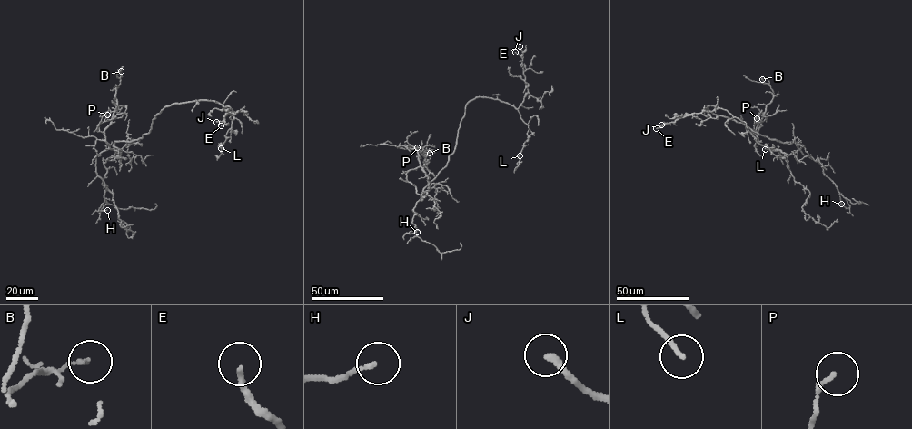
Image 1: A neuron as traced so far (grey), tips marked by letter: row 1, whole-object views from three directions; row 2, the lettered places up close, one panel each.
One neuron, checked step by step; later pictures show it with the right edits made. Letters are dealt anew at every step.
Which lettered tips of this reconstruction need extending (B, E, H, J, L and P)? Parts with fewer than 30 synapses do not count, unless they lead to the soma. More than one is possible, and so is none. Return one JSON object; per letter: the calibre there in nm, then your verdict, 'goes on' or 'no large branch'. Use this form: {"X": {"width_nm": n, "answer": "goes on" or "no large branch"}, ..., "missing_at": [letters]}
{"B": {"width_nm": 140, "answer": "no large branch"}, "E": {"width_nm": 200, "answer": "goes on"}, "H": {"width_nm": 160, "answer": "no large branch"}, "J": {"width_nm": 200, "answer": "goes on"}, "L": {"width_nm": 150, "answer": "no large branch"}, "P": {"width_nm": 110, "answer": "no large branch"}, "missing_at": ["E", "J"]}

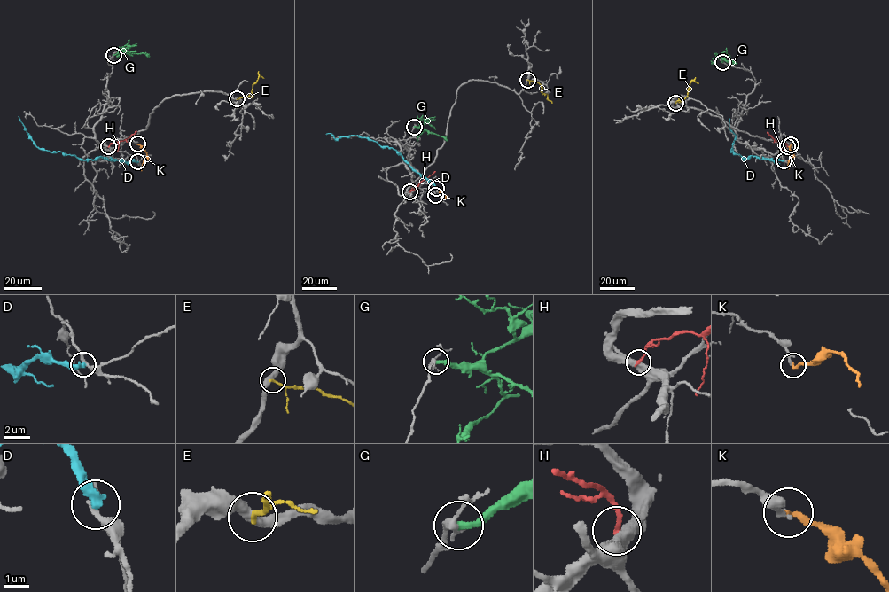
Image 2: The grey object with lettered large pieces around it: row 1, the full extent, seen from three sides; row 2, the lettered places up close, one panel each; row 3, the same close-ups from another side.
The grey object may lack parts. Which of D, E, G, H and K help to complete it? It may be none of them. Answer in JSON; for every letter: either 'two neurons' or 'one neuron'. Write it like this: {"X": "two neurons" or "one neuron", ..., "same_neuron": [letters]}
{"D": "two neurons", "E": "two neurons", "G": "two neurons", "H": "two neurons", "K": "two neurons", "same_neuron": []}

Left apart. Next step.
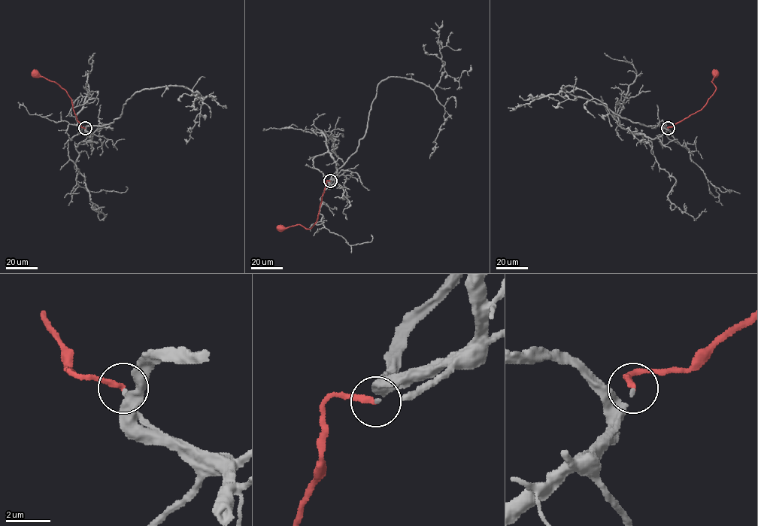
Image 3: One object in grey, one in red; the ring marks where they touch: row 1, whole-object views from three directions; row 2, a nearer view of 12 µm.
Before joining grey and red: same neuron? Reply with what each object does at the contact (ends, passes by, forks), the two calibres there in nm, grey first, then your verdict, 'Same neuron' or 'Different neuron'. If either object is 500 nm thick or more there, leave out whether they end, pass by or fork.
At the ring grey ends. At the ring red ends. Thickness 140 nm (grey) against 240 nm. Same neuron

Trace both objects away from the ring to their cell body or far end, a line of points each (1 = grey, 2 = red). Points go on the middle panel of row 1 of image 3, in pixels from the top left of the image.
1: (329, 180), (356, 150), (366, 132), (377, 85), (391, 77), (429, 86), (444, 108), (445, 121), (430, 159)
2: (329, 180), (326, 181), (316, 221), (310, 228), (305, 229), (300, 225), (280, 229)

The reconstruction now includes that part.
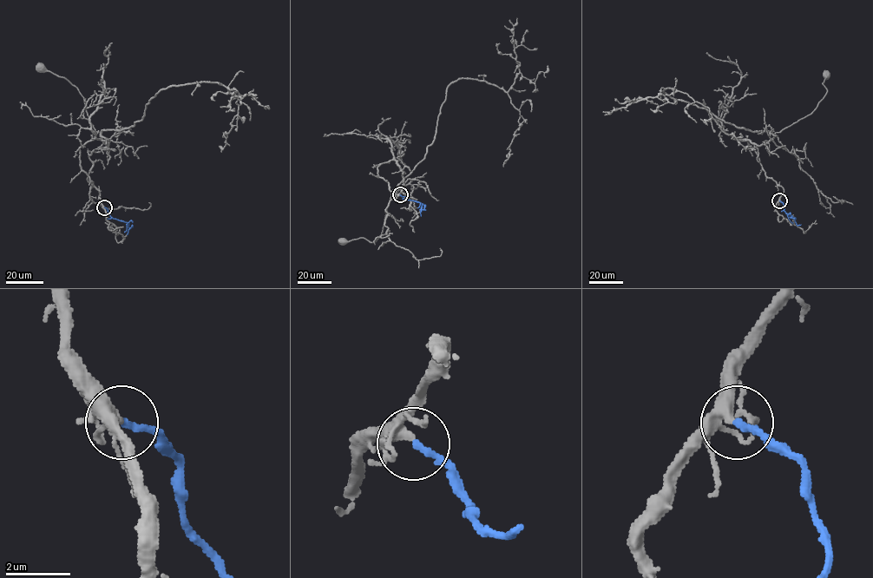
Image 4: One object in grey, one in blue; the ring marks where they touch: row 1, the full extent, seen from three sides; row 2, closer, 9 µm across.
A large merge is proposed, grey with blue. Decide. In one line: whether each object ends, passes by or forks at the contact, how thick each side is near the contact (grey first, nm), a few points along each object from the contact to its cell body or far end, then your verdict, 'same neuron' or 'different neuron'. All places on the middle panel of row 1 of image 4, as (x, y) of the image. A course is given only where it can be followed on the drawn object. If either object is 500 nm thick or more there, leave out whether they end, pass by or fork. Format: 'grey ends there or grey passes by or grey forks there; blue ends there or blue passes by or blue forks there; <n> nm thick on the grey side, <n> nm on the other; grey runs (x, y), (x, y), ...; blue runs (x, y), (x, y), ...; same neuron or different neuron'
grey passes by; blue ends there; 320 nm thick on the grey side, 200 nm on the other; grey runs (400, 194), (377, 174), (383, 162), (394, 160), (403, 186), (391, 191), (381, 234), (342, 242); blue runs (400, 194), (403, 199), (421, 203), (421, 216); same neuron

